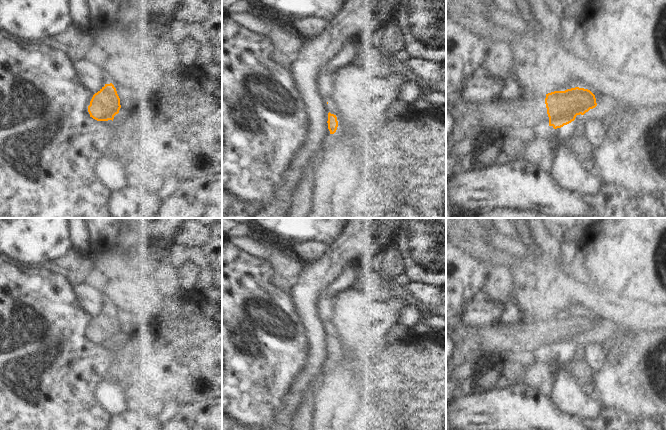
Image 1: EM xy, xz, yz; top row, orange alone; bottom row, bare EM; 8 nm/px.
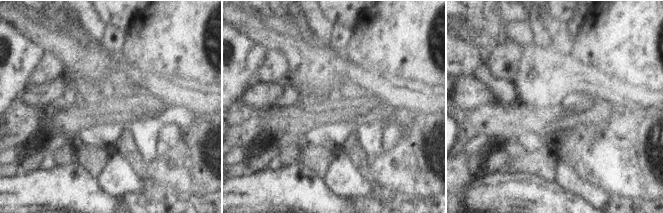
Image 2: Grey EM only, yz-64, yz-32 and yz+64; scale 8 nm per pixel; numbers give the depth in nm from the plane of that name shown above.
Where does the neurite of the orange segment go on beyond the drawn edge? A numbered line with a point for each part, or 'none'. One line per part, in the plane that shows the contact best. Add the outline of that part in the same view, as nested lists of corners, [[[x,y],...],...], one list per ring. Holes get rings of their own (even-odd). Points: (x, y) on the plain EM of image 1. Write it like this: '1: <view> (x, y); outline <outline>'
1: yz (599, 321); outline [[[590,314],[594,319],[595,319],[595,322],[596,322],[596,327],[597,327],[597,330],[593,333],[590,333],[589,335],[594,337],[596,336],[597,334],[599,335],[602,335],[603,333],[603,328],[604,327],[609,327],[610,324],[609,323],[606,323],[601,317],[599,316],[596,316],[596,315],[593,315],[593,314]]]

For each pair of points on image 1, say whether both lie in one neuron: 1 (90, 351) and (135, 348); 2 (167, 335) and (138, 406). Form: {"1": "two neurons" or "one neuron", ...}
{"1": "two neurons", "2": "one neuron"}

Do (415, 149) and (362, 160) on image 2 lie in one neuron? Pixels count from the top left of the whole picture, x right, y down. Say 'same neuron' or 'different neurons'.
same neuron

